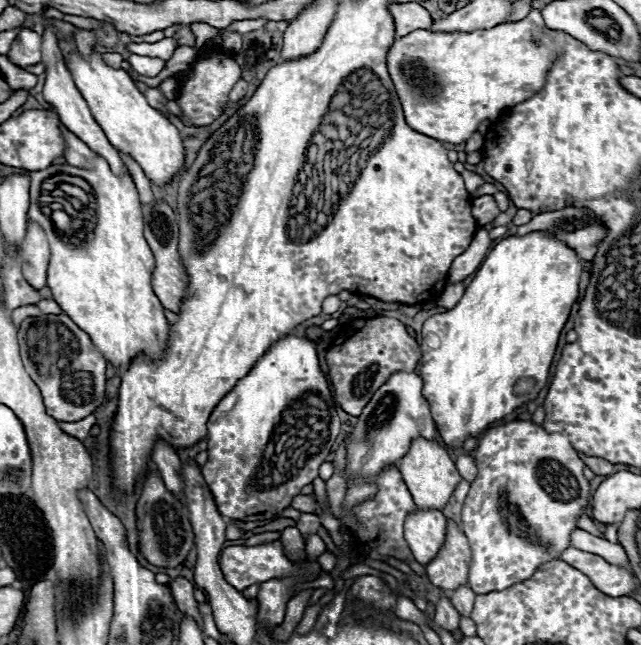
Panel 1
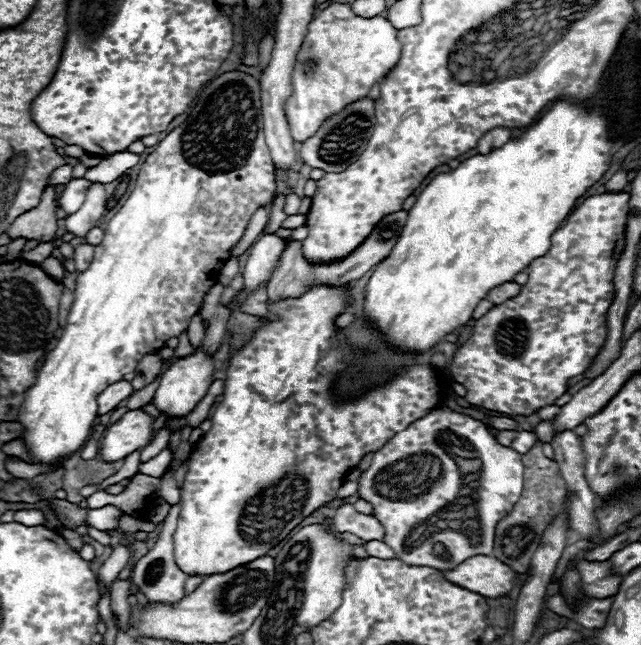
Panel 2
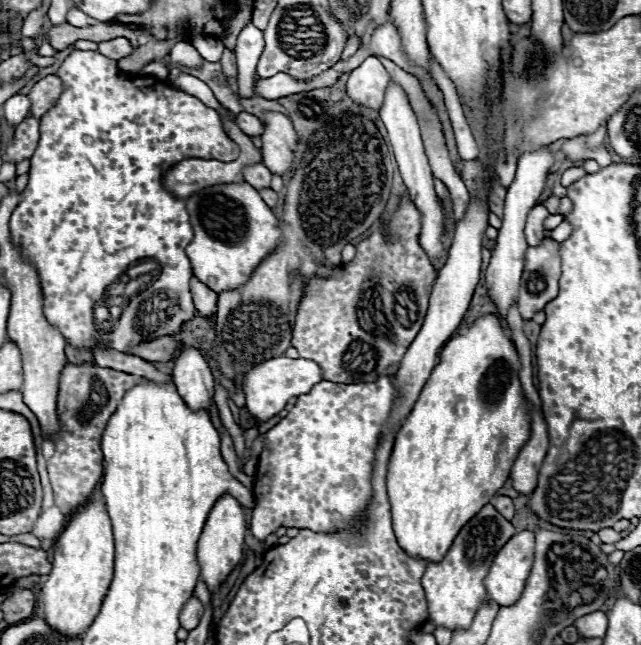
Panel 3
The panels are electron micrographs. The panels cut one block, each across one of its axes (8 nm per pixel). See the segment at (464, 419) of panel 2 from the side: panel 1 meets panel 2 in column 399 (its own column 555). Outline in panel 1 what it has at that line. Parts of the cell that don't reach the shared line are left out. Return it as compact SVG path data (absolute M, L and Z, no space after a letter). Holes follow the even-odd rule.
M516 420L488 428L480 436L480 444L472 456L478 464L478 478L472 482L462 508L464 534L472 548L468 584L476 594L488 594L528 580L540 564L556 560L560 552L570 546L568 536L576 530L576 518L584 514L590 486L582 474L584 462L570 446L568 438L558 432L548 434L542 426L532 422Z

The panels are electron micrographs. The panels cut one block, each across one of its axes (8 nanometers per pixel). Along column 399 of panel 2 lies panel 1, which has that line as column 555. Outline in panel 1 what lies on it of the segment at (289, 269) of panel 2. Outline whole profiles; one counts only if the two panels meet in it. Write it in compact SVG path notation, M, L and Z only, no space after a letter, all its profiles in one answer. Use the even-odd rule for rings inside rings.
M578 208L536 214L528 224L518 226L518 236L526 236L530 232L548 232L572 248L584 262L594 258L600 240L606 236L606 228L590 212Z

